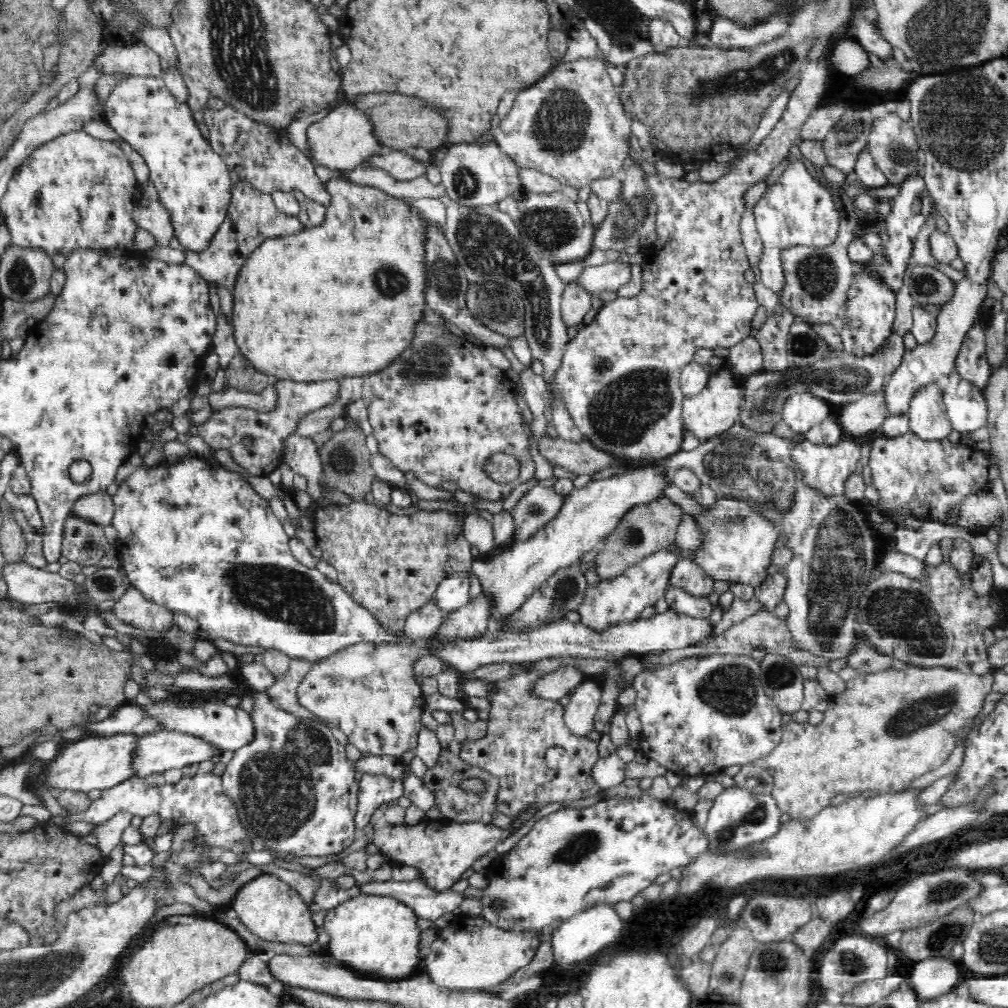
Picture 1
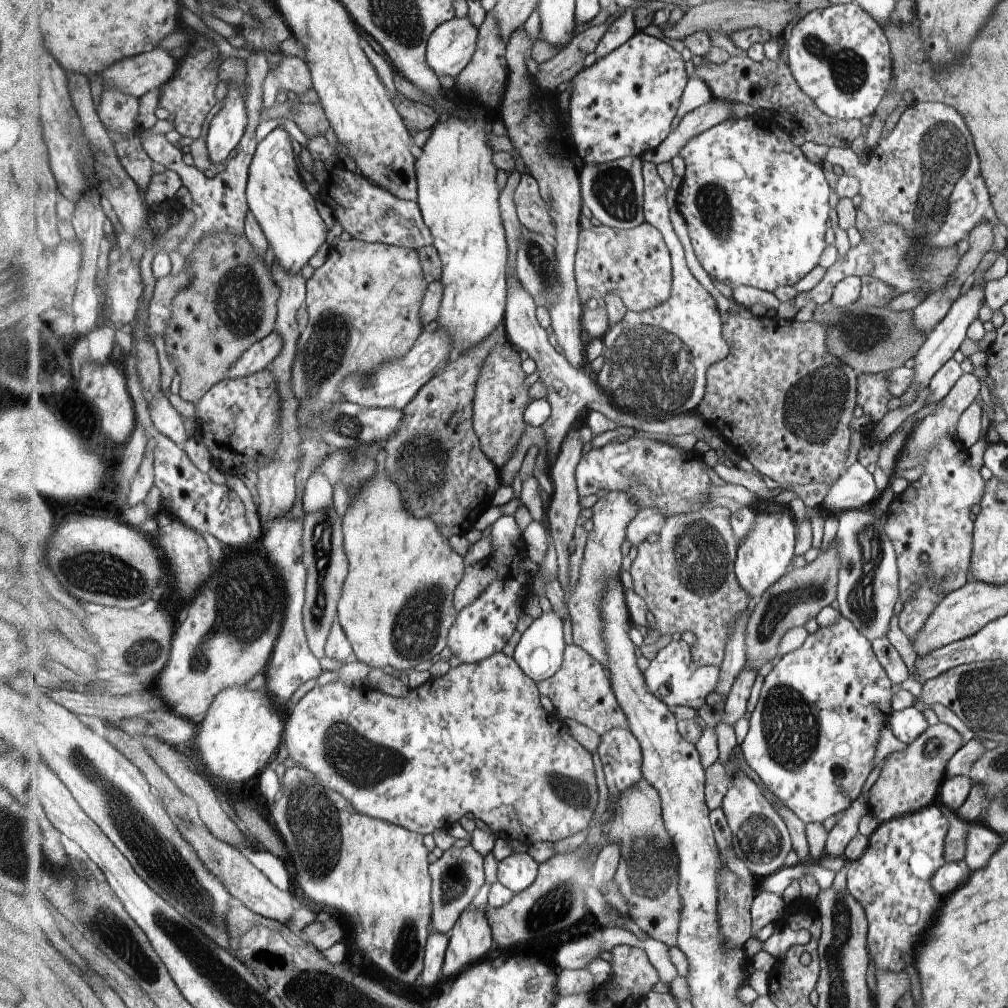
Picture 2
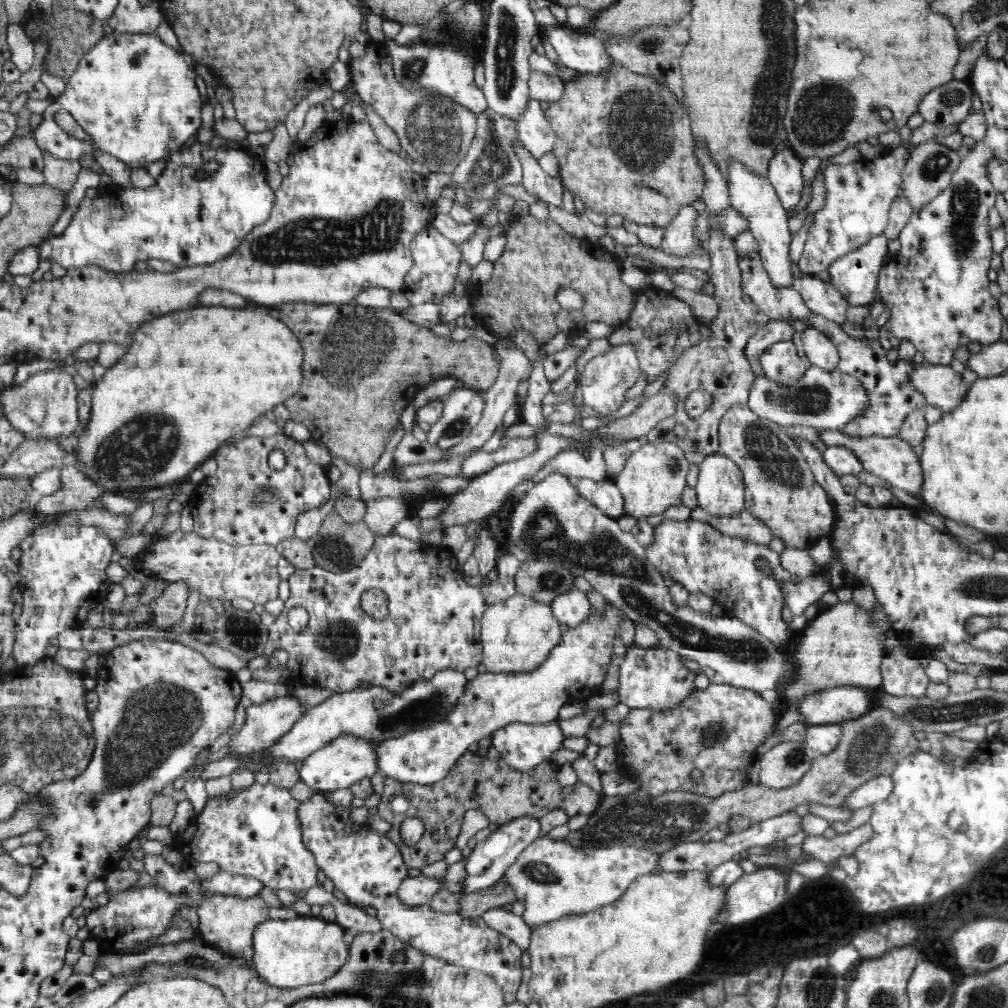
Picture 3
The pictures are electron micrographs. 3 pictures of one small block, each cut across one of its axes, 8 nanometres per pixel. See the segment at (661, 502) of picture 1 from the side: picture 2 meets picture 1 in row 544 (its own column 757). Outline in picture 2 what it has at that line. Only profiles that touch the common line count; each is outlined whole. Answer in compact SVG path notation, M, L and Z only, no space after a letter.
M833 542L826 550L821 550L814 562L802 568L792 568L779 582L761 594L759 602L751 612L747 622L747 662L751 668L759 670L768 661L778 661L781 642L793 628L801 627L807 620L818 618L819 614L837 601L837 588L839 585L839 570L841 569L841 554L837 542Z

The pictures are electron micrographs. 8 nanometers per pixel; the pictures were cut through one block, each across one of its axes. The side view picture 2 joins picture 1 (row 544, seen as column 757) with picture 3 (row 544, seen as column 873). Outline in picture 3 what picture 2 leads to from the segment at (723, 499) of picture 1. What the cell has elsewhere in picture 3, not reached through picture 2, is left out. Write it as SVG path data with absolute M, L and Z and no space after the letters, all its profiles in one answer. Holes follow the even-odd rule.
M666 519L655 527L655 542L645 552L654 569L662 571L663 576L666 573L671 582L678 582L690 594L704 594L732 608L737 619L751 626L770 642L787 644L795 636L793 631L788 631L781 615L781 604L785 599L781 583L786 583L791 577L779 565L780 554L770 552L766 546L744 546L742 540L724 538L706 524ZM759 561L768 563L767 573L758 567Z

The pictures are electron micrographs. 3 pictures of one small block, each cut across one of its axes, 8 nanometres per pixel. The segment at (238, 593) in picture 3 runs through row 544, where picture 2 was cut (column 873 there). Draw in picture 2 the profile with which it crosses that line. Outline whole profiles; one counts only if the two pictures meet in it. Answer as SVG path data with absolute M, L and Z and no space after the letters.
M938 101L914 102L899 116L893 130L877 140L877 144L869 152L867 164L863 164L859 160L860 156L851 148L831 147L824 160L832 165L838 164L844 173L861 180L862 203L858 208L856 225L859 232L875 230L877 225L891 222L903 227L905 235L929 241L931 248L949 248L960 240L966 240L972 233L973 226L981 225L981 222L989 222L992 227L1001 225L995 216L992 202L989 202L976 148L971 144L969 136L971 132L964 118L955 112L955 108Z

